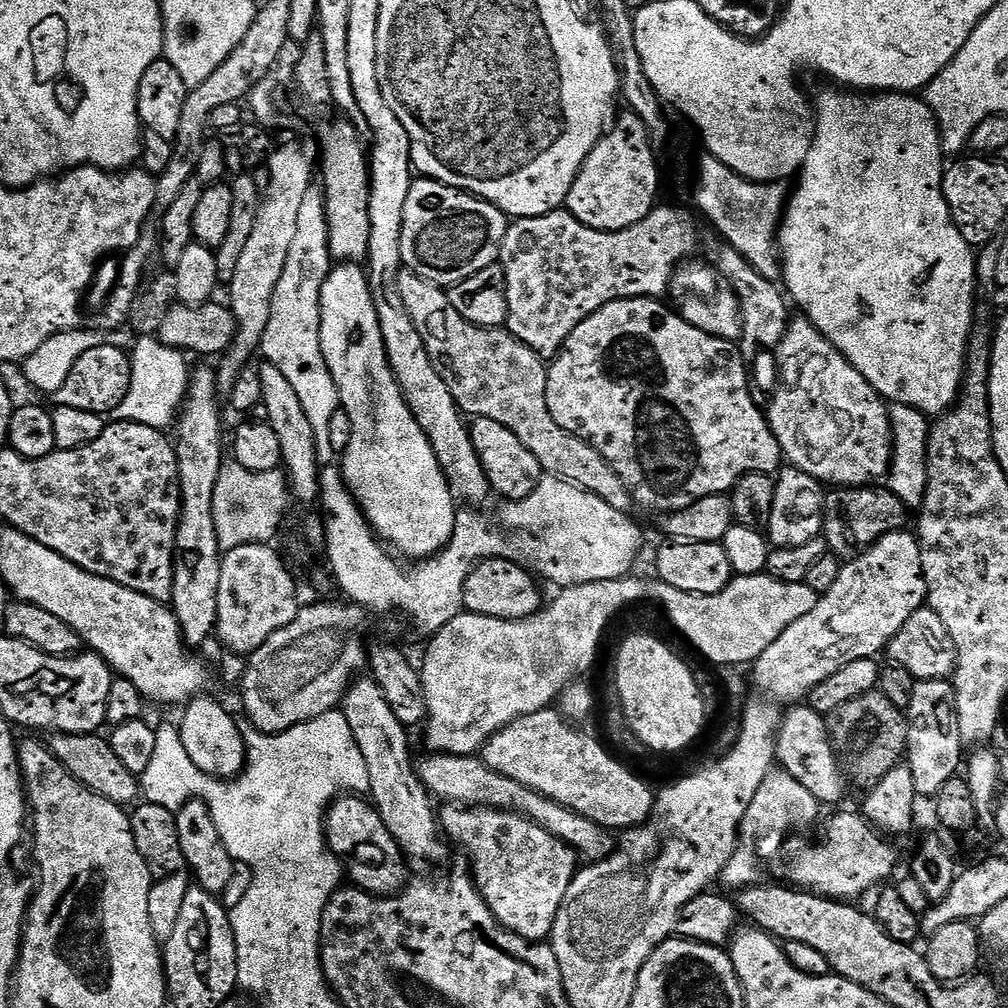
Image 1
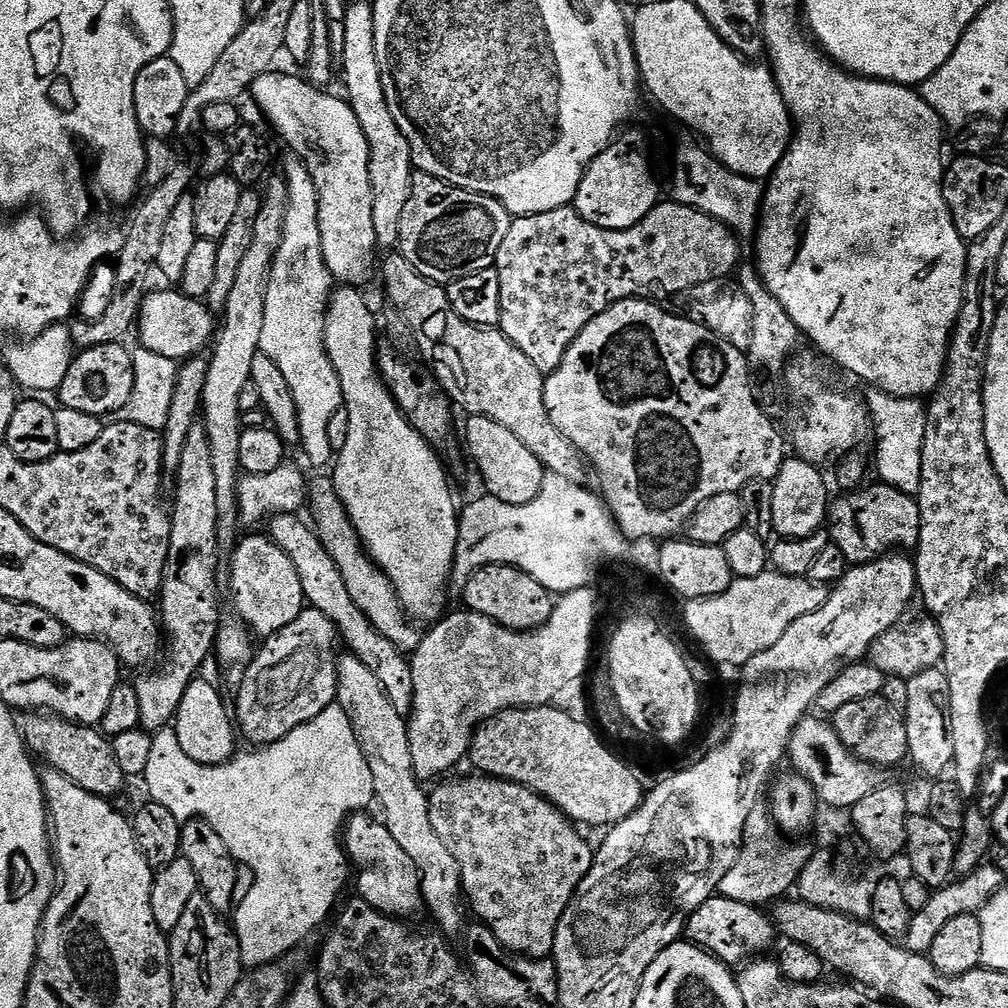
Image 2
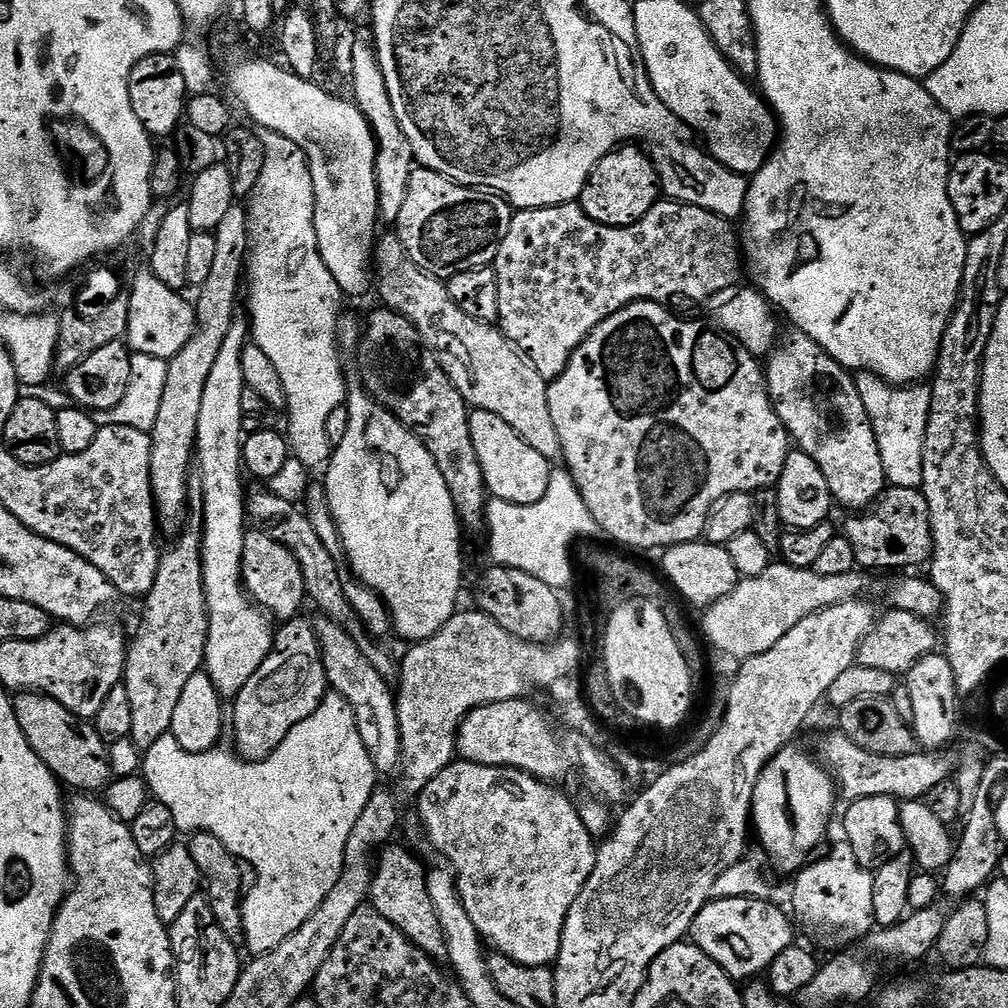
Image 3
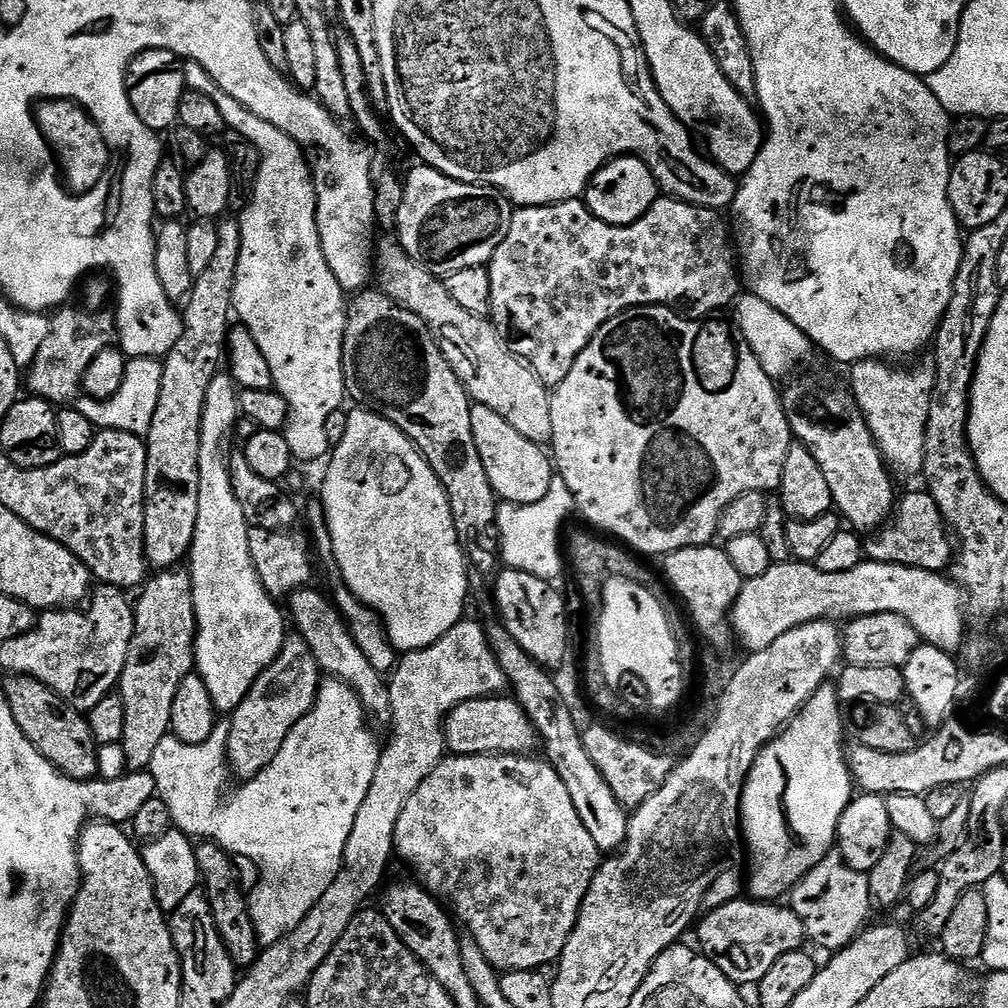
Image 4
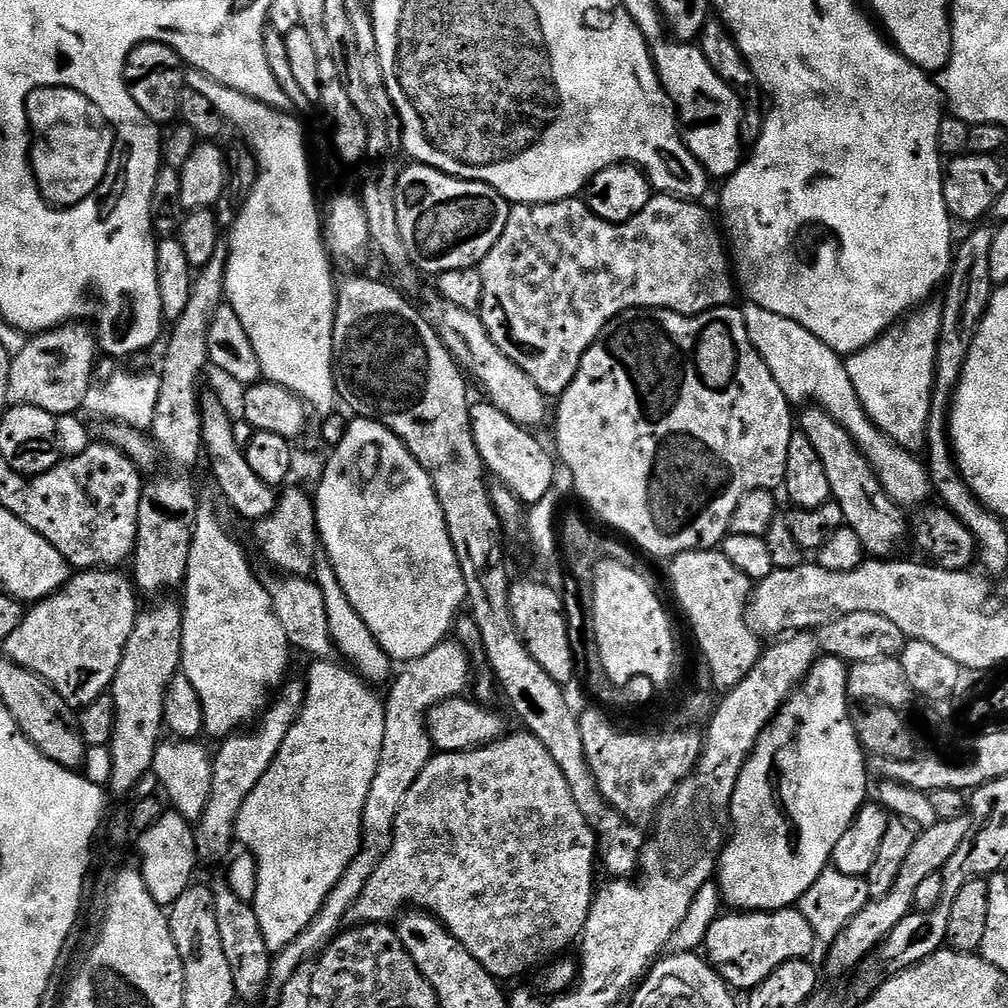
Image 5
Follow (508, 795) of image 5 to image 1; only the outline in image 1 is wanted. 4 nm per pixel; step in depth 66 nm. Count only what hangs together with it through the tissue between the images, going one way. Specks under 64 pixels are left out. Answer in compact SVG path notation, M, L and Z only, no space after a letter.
M449 803L441 808L444 809L438 812L439 827L445 837L448 835L468 855L476 891L497 922L523 940L547 941L552 935L554 918L558 918L558 910L578 871L576 853L545 828L517 812Z

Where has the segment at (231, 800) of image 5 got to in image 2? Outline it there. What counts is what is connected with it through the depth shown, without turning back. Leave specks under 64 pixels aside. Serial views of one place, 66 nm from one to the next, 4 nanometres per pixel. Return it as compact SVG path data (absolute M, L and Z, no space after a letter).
M305 607L304 612L298 614L294 622L290 622L290 626L282 626L282 630L267 637L261 644L264 645L255 649L250 663L243 669L244 677L241 678L240 689L236 692L236 708L234 704L234 720L238 725L239 735L243 739L245 736L252 746L273 744L286 738L290 730L310 722L310 718L318 718L318 714L322 714L322 710L326 710L326 706L330 706L336 698L338 633L334 622L330 622L326 614Z

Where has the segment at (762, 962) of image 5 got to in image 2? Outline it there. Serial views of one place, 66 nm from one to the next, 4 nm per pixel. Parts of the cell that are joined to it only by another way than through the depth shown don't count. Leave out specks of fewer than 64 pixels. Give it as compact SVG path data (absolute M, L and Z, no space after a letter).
M713 894L698 910L688 915L688 923L684 926L683 935L687 943L702 948L721 962L729 966L740 966L749 958L773 947L778 933L771 915L761 910L757 905L746 902L731 901L730 898Z

